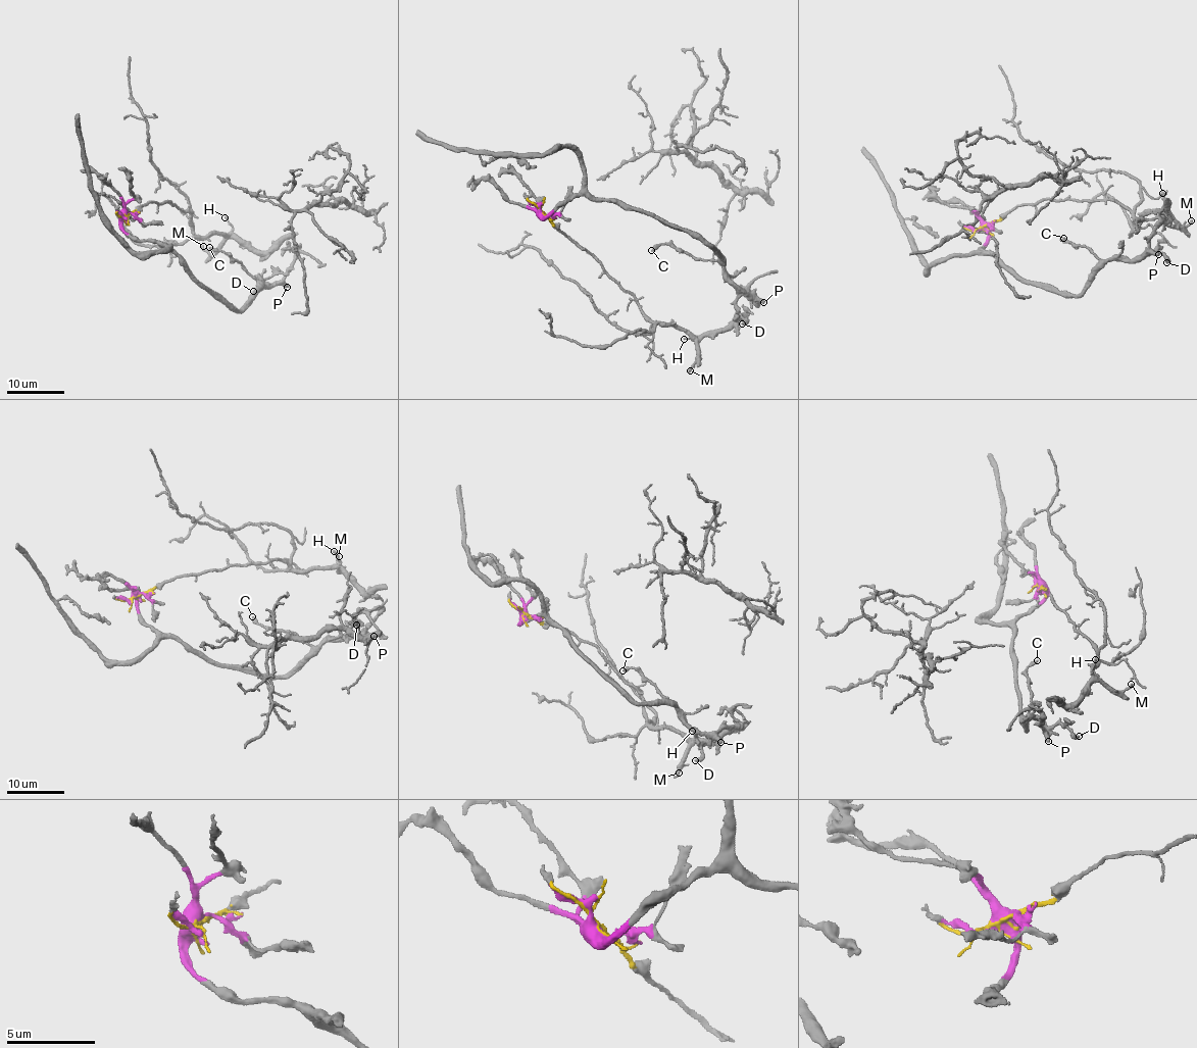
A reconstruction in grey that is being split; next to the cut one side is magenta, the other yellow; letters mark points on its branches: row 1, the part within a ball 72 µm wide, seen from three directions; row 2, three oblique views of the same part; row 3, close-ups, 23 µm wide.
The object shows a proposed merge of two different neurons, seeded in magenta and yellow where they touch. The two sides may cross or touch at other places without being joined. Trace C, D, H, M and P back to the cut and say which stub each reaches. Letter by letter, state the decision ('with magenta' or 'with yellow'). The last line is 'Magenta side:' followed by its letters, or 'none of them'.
C: with magenta
D: with magenta
H: with yellow
M: with yellow
P: with magenta
Magenta side: C, D, P

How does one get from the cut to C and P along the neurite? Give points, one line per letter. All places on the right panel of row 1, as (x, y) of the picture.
C: (983, 228), (989, 240), (982, 249), (1024, 279), (1078, 295), (1099, 260), (1064, 238)
P: (983, 228), (989, 235), (982, 250), (1021, 278), (1063, 294), (1079, 295), (1091, 275), (1111, 259), (1158, 255)

